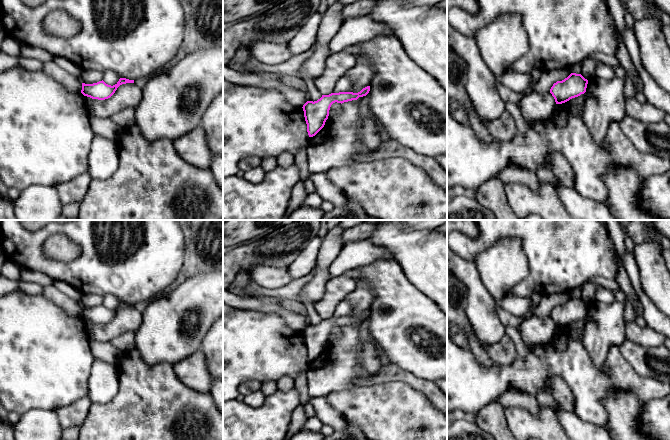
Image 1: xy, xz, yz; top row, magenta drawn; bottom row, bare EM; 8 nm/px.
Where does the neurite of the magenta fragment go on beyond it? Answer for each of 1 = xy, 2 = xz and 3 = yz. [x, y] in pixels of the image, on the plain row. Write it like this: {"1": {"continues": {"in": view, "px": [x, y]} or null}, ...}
{"1": {"continues": null}, "2": {"continues": null}, "3": {"continues": null}}

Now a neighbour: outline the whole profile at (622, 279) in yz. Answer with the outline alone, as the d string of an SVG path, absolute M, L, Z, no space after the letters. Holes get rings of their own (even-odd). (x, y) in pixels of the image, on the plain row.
M621 258L617 259L617 268L618 274L615 281L619 285L620 290L623 291L626 294L627 298L631 301L637 317L643 316L643 306L632 286L632 283L623 265L623 260Z

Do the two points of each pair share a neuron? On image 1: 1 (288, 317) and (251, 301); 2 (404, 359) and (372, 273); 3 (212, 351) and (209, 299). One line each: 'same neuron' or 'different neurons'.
1: same neuron
2: same neuron
3: different neurons

